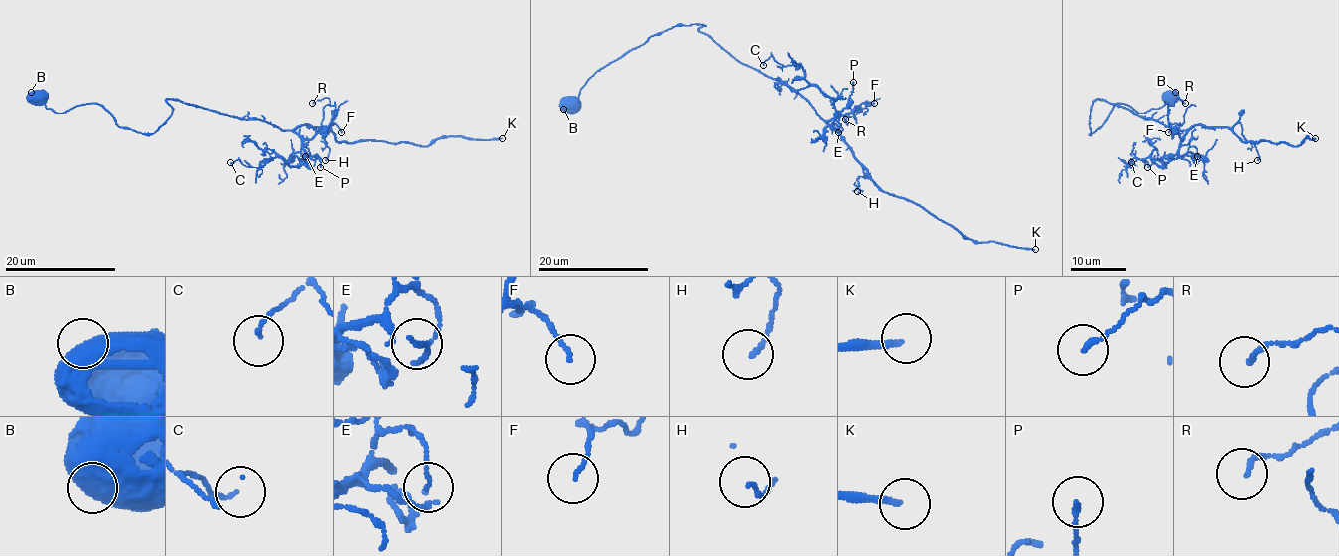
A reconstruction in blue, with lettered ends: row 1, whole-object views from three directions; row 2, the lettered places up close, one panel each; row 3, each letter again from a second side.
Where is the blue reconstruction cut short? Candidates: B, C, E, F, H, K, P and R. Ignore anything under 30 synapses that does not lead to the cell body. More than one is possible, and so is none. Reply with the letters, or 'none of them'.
K

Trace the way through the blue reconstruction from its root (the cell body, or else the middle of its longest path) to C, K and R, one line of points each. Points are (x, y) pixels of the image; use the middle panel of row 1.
C: (785, 82), (825, 121), (836, 114), (834, 103), (804, 78), (799, 64), (782, 65), (771, 55), (763, 65)
K: (785, 82), (839, 134), (867, 175), (883, 191), (919, 204), (964, 236), (979, 243), (997, 241), (1035, 249)
R: (785, 82), (825, 121), (853, 112), (863, 103), (868, 103), (860, 112), (845, 119)

